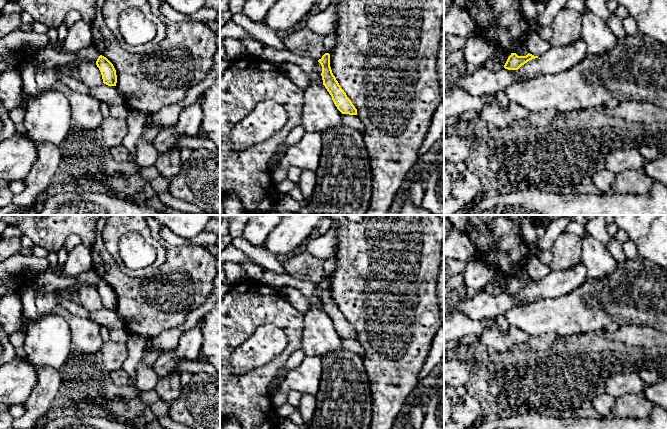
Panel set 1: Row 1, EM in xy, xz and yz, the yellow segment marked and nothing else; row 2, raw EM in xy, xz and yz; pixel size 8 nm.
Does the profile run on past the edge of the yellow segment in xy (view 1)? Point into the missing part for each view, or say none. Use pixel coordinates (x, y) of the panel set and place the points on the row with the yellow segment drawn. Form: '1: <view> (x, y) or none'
1: none

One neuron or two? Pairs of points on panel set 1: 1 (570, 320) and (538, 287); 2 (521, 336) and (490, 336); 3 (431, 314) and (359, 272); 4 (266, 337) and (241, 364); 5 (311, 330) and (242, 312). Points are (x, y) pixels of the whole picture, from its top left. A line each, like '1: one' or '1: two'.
1: two
2: one
3: one
4: one
5: two

